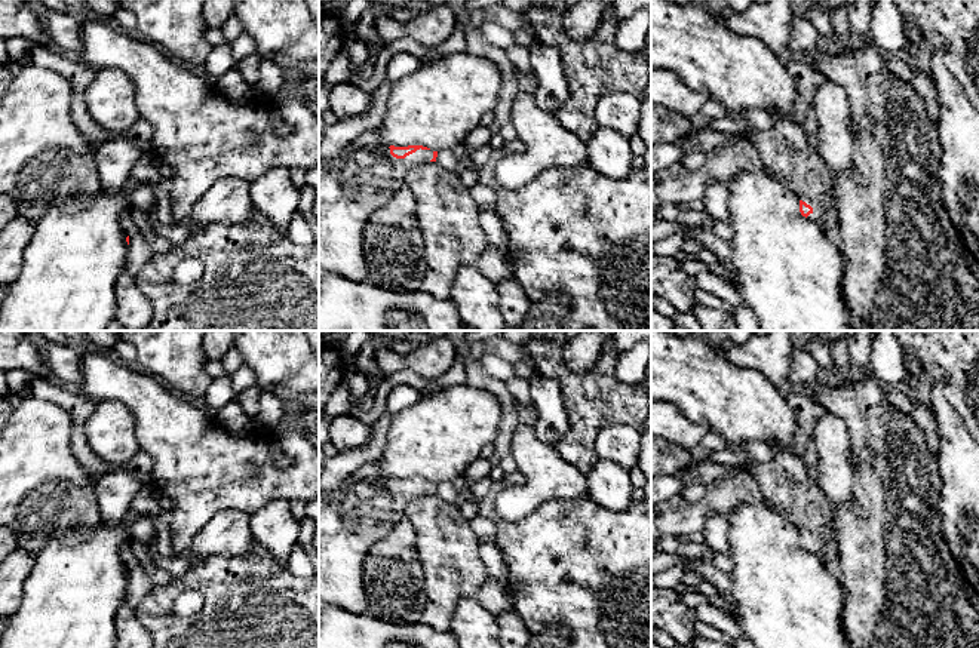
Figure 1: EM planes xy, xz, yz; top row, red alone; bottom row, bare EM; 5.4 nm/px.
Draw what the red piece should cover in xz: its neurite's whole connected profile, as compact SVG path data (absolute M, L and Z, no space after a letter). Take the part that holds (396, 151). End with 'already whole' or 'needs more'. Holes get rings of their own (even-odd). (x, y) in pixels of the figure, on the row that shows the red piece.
M377 129L353 141L331 162L319 160L319 283L328 274L353 282L366 282L362 233L369 216L403 187L406 172L423 163L436 162L438 151L423 145L384 145Z; needs more

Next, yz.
M651 0L651 68L663 68L663 70L670 70L670 71L676 73L676 74L682 79L682 82L684 82L690 89L697 90L697 92L706 92L712 99L719 101L719 102L725 107L728 116L731 116L733 119L737 119L737 120L743 120L743 122L748 125L748 126L746 126L746 130L745 130L745 136L755 145L756 153L758 153L758 156L759 156L759 159L761 159L761 162L762 162L762 166L764 166L773 176L780 178L780 179L800 197L800 212L801 212L801 215L805 216L808 221L813 221L813 222L816 222L816 224L820 224L822 216L823 216L825 212L828 211L828 199L829 199L829 196L831 196L831 176L829 176L829 171L828 171L825 162L823 162L823 160L820 159L820 156L817 154L816 148L810 145L810 142L808 142L808 135L805 133L804 125L795 122L795 120L792 119L792 116L791 116L791 110L792 110L792 107L794 107L794 104L795 104L795 99L797 99L797 85L795 85L795 80L794 80L794 79L791 77L791 74L788 73L786 64L785 64L767 44L764 44L761 40L758 40L758 39L755 39L755 37L740 36L740 34L736 34L736 33L730 31L728 28L725 28L725 27L719 22L719 19L716 18L716 15L711 13L711 12L708 10L706 4L702 4L700 1L691 0L688 4L676 4L676 3L670 1L670 0ZM748 110L764 110L765 113L768 113L770 117L771 117L771 120L773 120L771 128L770 128L770 129L765 129L765 130L761 130L761 129L756 129L756 128L751 126L751 125L745 120L745 113L746 113Z; needs more

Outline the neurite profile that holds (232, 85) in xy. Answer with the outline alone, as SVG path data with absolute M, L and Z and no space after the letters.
M231 68L217 82L218 90L231 102L246 104L255 101L252 87L236 68Z

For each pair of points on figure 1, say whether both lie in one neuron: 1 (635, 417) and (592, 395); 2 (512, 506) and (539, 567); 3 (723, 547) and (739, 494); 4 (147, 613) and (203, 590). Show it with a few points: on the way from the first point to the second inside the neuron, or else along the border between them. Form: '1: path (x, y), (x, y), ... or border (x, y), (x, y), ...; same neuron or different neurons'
1: path (625, 407), (619, 402), (602, 399); same neuron
2: border (546, 500), (518, 519), (505, 519), (494, 506); different neurons
3: border (726, 516), (712, 512), (702, 531); different neurons
4: path (160, 613), (184, 610), (190, 604); same neuron

